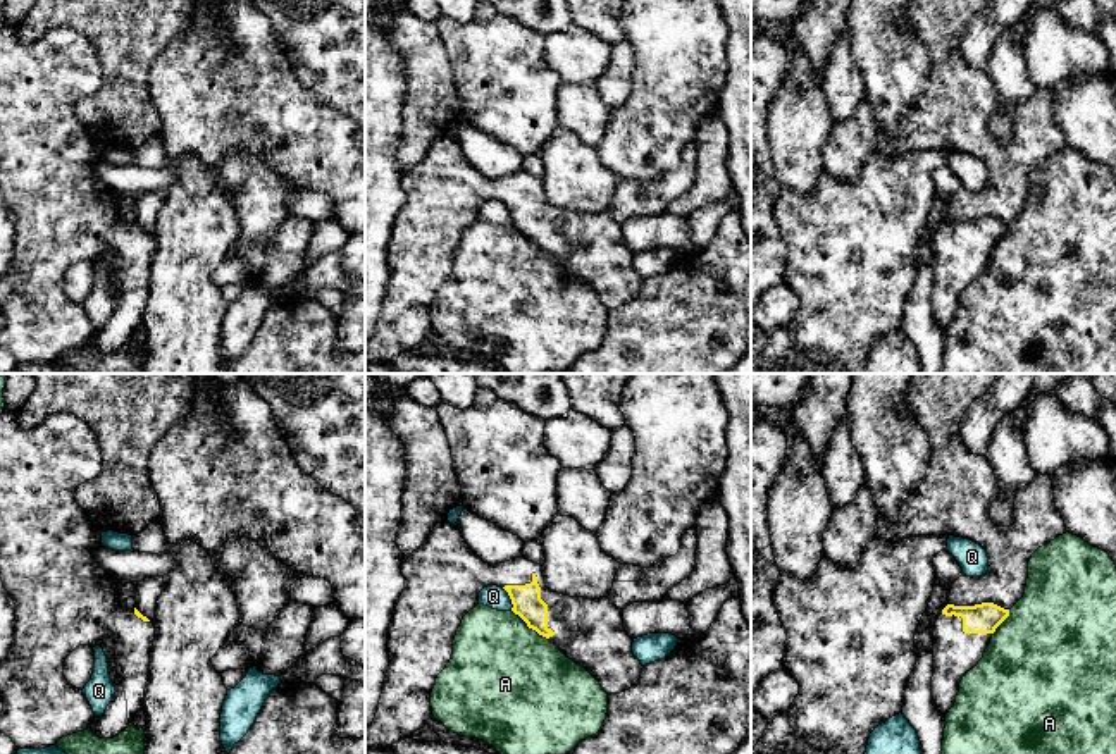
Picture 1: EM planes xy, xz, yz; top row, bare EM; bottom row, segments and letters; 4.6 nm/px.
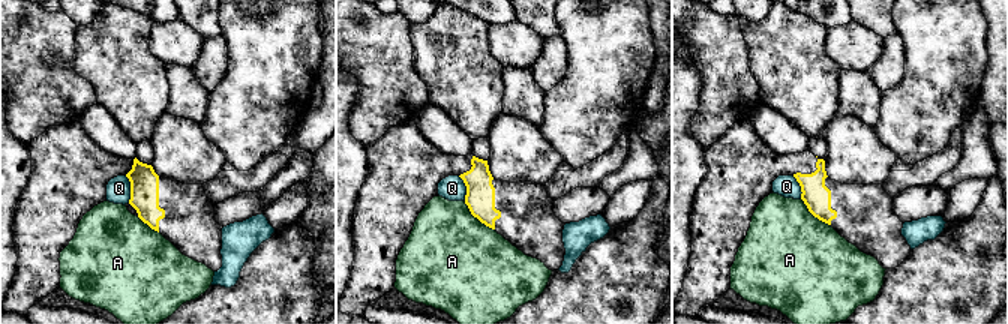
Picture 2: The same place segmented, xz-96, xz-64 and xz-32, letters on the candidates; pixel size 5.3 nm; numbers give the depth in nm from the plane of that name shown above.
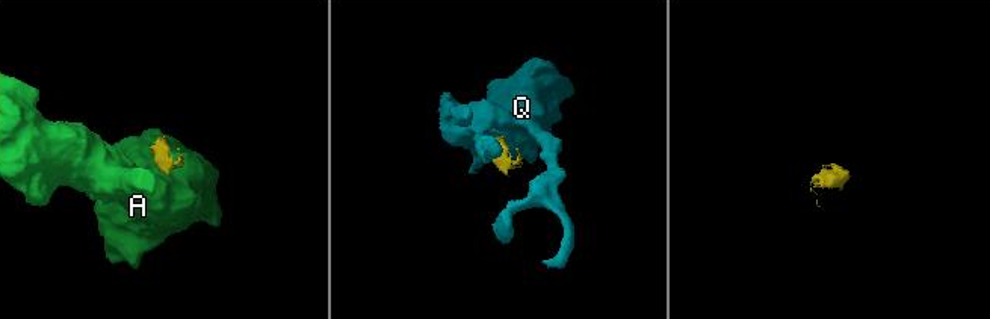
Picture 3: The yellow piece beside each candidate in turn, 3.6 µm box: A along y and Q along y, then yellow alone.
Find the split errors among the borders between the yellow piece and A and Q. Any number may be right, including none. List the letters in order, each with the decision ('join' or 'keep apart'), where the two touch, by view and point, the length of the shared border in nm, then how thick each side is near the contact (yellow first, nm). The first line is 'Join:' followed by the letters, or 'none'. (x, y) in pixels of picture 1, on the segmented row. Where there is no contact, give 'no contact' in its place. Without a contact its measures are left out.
Join: none
A: keep apart; contact xz (531, 627); length 220 nm; calibres 140 and 480 nm
Q: keep apart; contact xz (510, 598); length 120 nm; calibres 140 and 110 nm

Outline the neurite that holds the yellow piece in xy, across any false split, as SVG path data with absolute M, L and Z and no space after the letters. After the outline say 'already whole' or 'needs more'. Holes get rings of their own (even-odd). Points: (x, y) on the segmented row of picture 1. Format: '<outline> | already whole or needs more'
M0 410L0 578L16 604L16 630L12 647L0 663L0 733L12 739L17 749L45 749L62 737L90 728L95 737L114 739L124 732L143 708L150 675L150 651L155 623L136 608L124 611L119 603L117 580L100 568L93 551L102 542L102 532L90 515L76 503L76 489L102 472L102 448L86 422L72 413L53 413L36 427L24 430L14 411ZM105 637L115 640L119 687L105 713L96 716L83 690L67 683L65 658L79 646L100 646Z | needs more

